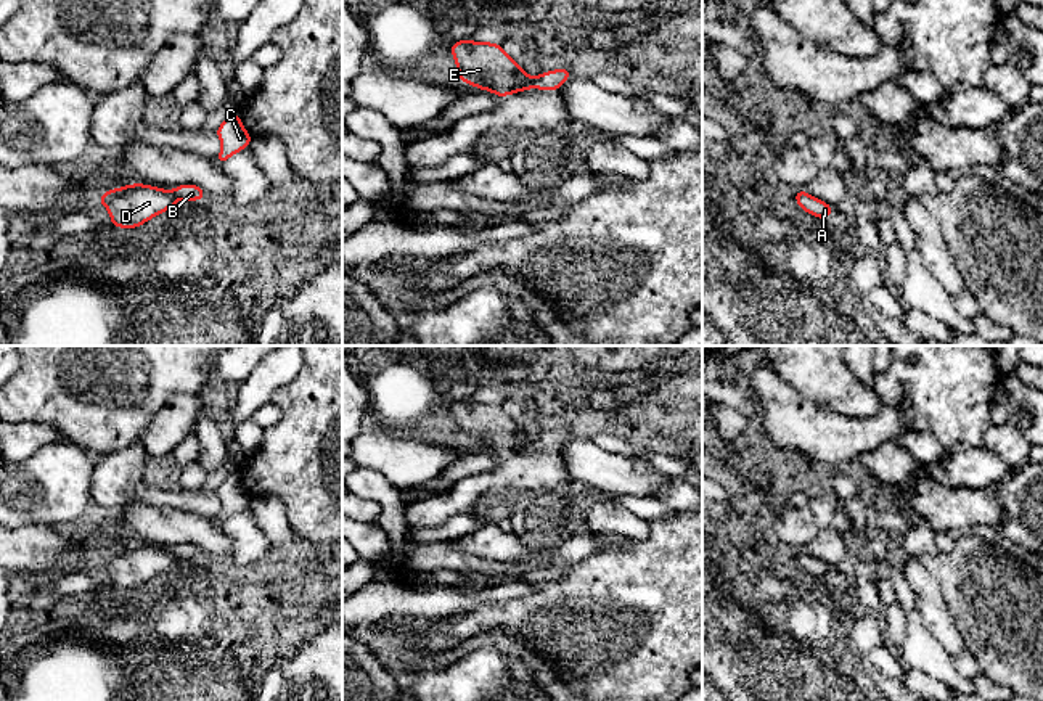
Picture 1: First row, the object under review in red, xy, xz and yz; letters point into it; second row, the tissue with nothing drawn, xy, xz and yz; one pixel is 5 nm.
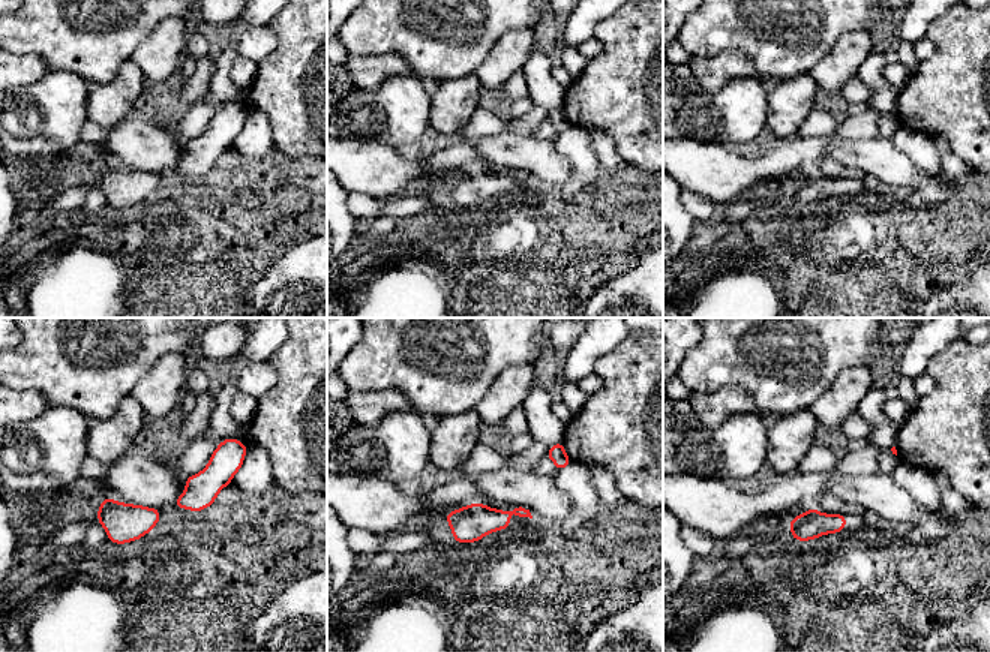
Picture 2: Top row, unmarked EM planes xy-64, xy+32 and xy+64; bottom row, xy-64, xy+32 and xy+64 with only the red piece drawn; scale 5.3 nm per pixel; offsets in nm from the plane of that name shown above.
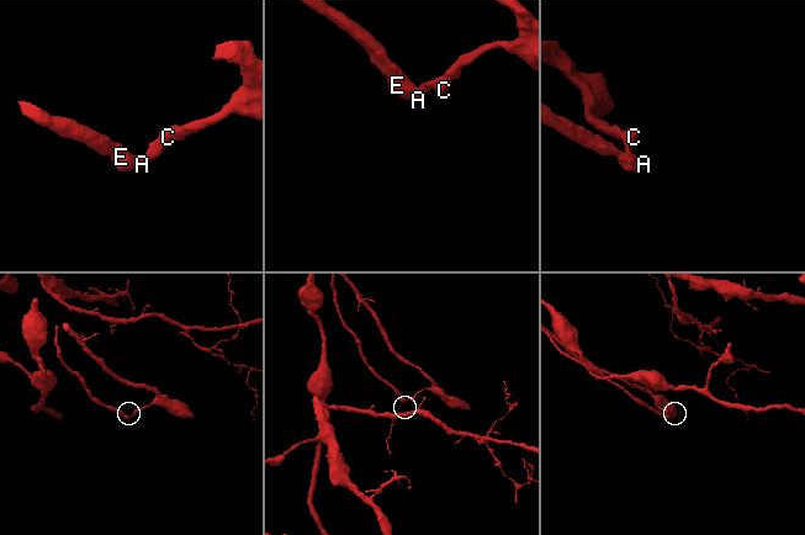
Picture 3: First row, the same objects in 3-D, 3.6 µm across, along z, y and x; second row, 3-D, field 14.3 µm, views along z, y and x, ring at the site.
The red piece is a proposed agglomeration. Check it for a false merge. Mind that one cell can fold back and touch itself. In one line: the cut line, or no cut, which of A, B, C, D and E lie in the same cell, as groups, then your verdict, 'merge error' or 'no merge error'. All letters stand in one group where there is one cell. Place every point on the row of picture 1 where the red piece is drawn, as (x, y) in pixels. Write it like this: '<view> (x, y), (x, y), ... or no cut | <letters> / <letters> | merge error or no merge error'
xz (534, 79), (537, 87) | A D E / B C | merge error

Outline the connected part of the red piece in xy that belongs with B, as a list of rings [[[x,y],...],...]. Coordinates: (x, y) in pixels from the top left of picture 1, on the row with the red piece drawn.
[[[191,183],[178,185],[175,188],[175,193],[180,199],[186,199],[186,201],[199,201],[206,198],[204,190]]]

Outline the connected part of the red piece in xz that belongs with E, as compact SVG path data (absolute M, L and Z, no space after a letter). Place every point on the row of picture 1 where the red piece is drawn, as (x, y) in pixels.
M458 40L450 47L456 63L458 80L503 98L511 93L537 88L521 64L514 63L500 43Z

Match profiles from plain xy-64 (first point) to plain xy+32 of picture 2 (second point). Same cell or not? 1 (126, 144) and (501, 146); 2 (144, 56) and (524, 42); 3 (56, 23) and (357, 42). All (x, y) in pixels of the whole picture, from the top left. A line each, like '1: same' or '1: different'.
1: same
2: same
3: same

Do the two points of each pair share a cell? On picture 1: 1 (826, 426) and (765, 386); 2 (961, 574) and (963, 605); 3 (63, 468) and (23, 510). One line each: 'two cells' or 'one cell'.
1: one cell
2: one cell
3: one cell

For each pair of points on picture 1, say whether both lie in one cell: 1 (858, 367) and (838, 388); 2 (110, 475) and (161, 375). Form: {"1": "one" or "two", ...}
{"1": "two", "2": "two"}

